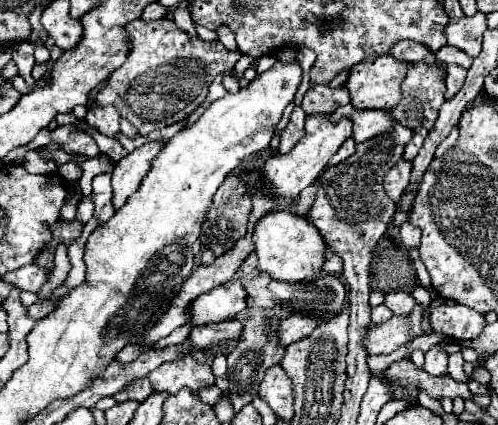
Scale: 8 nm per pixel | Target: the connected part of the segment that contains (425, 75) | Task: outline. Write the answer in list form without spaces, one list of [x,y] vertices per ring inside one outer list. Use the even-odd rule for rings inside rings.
[[[412,62],[408,72],[406,72],[406,78],[404,78],[404,84],[402,84],[402,100],[400,104],[396,104],[392,108],[392,118],[396,122],[400,122],[402,126],[406,128],[418,128],[418,126],[424,126],[424,128],[432,128],[434,122],[436,122],[436,116],[438,116],[438,110],[440,106],[444,104],[444,64],[428,64],[428,62]]]

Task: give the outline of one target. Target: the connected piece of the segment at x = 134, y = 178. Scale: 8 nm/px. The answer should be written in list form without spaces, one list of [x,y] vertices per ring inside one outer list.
[[[164,140],[146,142],[144,146],[136,148],[114,166],[114,172],[112,172],[114,208],[120,208],[120,204],[124,204],[124,200],[128,200],[128,196],[136,192],[136,188],[140,188],[140,180],[144,180],[144,176],[150,172],[152,162],[162,146],[164,146]]]

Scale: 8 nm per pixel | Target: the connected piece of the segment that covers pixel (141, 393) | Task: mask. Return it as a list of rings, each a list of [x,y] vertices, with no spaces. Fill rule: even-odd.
[[[140,378],[140,380],[132,380],[126,388],[122,388],[120,392],[114,394],[116,402],[126,402],[126,400],[136,400],[136,402],[144,402],[150,394],[154,392],[152,384],[148,378]]]

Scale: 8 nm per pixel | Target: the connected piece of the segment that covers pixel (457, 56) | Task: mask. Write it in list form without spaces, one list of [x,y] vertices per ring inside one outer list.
[[[444,46],[444,48],[440,48],[440,50],[436,52],[436,58],[438,58],[440,62],[454,62],[454,64],[458,64],[458,66],[462,66],[462,68],[470,68],[470,64],[472,64],[472,58],[470,58],[466,52],[454,48],[454,46]]]

